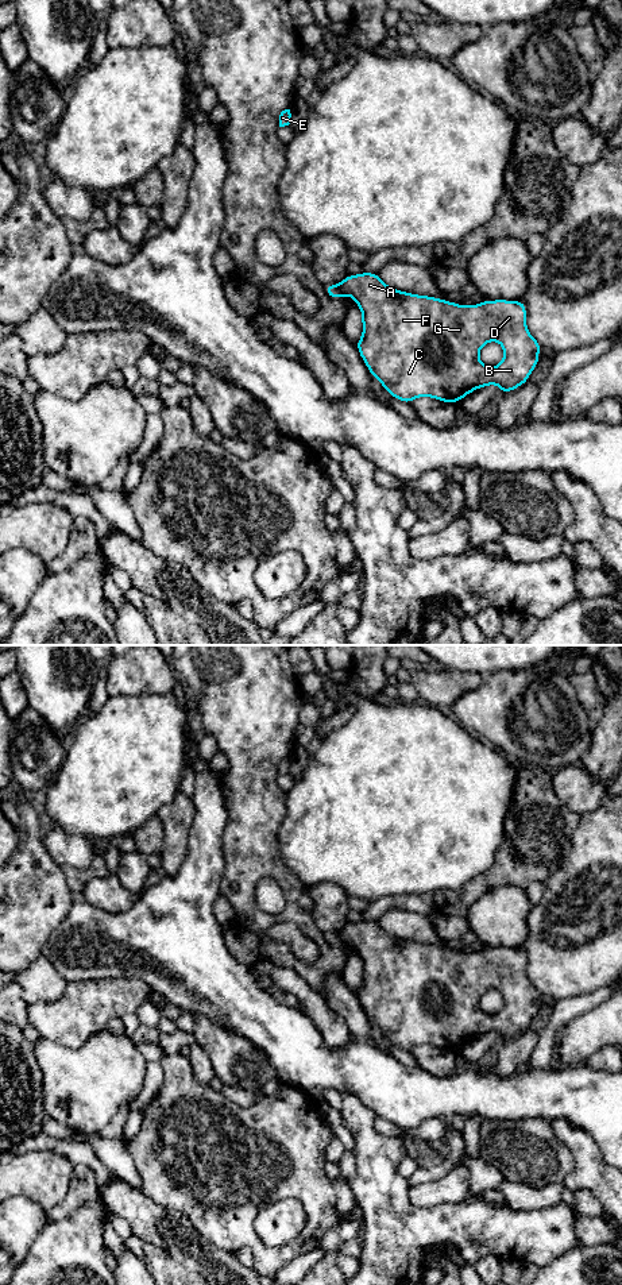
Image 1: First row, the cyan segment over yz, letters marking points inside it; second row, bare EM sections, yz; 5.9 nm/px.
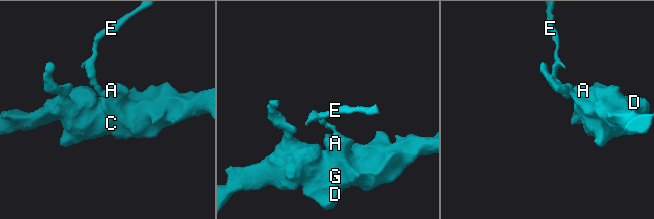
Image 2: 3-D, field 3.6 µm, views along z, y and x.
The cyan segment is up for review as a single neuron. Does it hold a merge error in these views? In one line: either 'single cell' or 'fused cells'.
fused cells

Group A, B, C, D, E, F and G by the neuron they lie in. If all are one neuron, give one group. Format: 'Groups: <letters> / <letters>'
Groups: A B C D F G / E

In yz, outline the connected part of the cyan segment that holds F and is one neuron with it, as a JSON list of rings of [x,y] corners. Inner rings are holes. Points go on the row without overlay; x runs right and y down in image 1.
[[[375,921],[348,922],[337,934],[362,958],[363,980],[356,996],[363,1010],[386,1039],[402,1050],[432,1045],[457,1051],[488,1033],[498,1033],[501,1042],[506,1042],[528,1030],[540,1010],[542,995],[526,975],[524,949],[486,948],[476,953],[459,953],[393,937]],[[488,989],[503,995],[503,1008],[494,1015],[479,1008],[479,1000]]]

